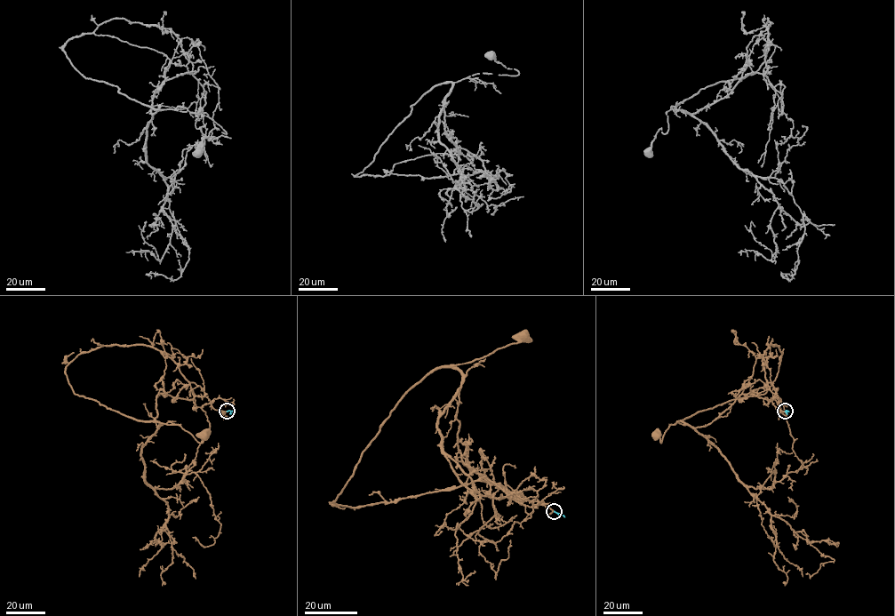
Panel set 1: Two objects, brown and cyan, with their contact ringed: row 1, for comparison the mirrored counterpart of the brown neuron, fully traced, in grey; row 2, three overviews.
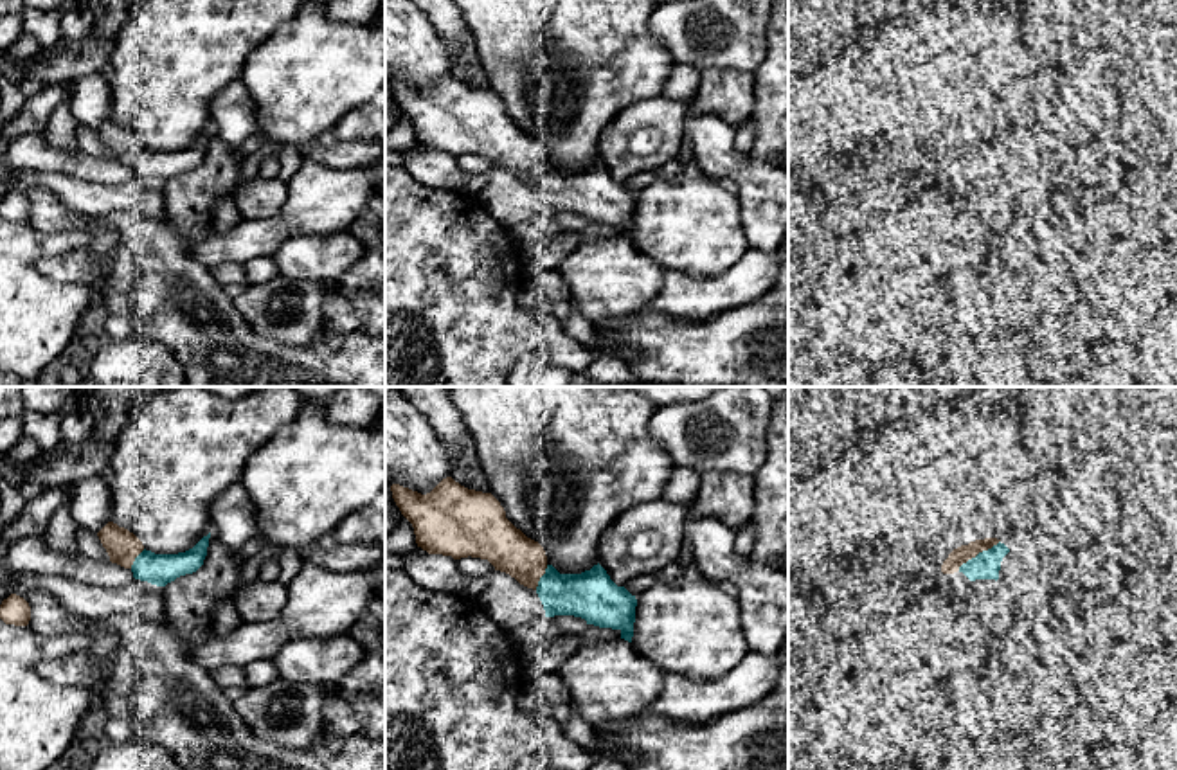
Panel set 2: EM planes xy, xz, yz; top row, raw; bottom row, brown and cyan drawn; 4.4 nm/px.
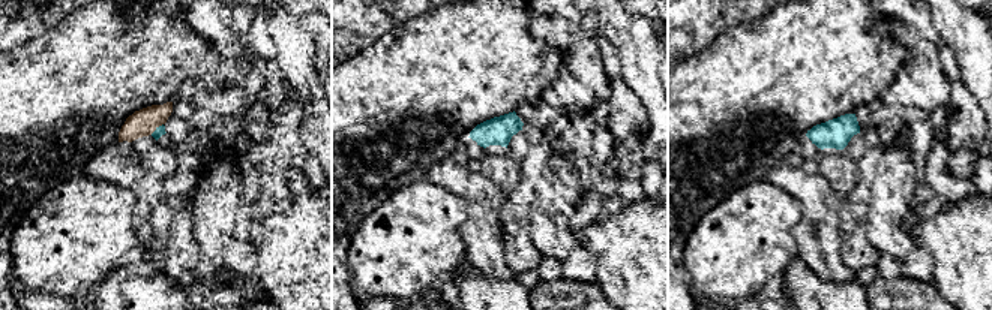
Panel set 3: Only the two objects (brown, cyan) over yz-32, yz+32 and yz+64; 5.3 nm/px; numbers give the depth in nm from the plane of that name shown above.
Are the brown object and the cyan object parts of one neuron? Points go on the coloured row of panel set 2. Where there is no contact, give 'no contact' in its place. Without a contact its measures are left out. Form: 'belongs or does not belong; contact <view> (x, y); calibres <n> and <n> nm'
belongs; contact yz (978, 553); calibres 80 and 120 nm

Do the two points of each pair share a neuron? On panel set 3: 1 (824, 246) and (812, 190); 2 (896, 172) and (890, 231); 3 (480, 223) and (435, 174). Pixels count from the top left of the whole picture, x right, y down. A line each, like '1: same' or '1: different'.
1: same
2: same
3: same

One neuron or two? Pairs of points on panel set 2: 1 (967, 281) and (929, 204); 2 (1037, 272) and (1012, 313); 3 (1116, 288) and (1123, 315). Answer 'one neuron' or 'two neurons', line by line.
1: one neuron
2: two neurons
3: one neuron

